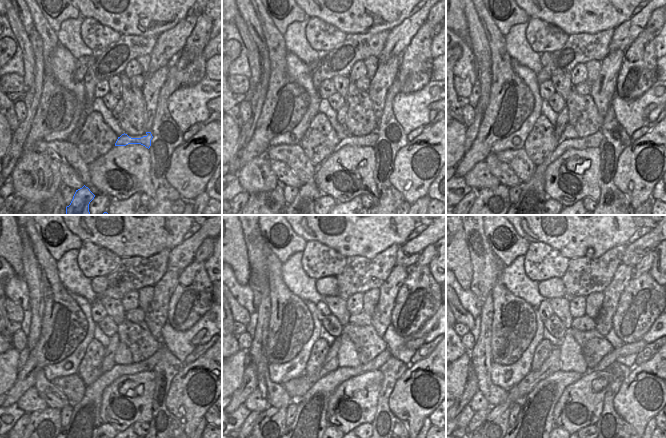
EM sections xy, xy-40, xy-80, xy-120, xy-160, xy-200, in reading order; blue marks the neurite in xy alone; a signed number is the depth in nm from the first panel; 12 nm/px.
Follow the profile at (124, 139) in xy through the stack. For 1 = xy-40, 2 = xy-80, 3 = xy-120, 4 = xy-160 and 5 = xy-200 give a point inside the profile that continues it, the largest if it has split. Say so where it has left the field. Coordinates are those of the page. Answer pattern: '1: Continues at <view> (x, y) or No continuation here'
1: Continues at xy-40 (369, 141)
2: Continues at xy-80 (533, 194)
3: Continues at xy-120 (85, 418)
4: Continues at xy-160 (310, 418)
5: Continues at xy-200 (535, 418)

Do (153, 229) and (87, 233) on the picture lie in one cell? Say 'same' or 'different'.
same

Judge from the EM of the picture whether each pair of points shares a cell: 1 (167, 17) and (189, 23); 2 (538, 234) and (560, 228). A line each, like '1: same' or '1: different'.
1: different
2: same

